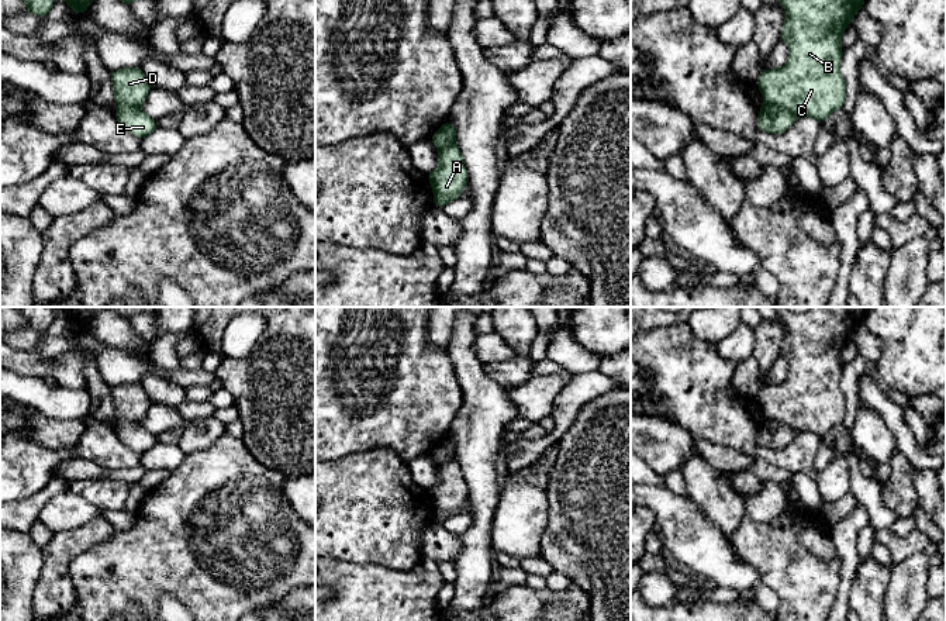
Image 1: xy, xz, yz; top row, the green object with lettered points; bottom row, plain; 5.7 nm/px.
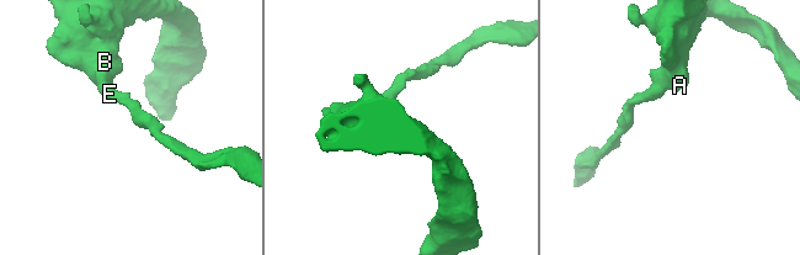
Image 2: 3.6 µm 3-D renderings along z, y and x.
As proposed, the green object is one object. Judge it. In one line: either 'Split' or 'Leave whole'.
Split

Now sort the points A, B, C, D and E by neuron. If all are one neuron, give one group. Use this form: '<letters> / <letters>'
A B C D / E

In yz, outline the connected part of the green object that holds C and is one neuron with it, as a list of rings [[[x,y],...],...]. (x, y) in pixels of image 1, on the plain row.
[[[774,307],[787,327],[781,355],[788,360],[790,372],[783,383],[760,387],[756,400],[764,418],[821,438],[843,422],[840,353],[867,308],[811,307],[798,314]]]

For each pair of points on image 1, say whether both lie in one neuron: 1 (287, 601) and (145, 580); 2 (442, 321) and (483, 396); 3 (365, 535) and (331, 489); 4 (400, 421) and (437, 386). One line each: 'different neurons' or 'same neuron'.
1: different neurons
2: different neurons
3: same neuron
4: same neuron

